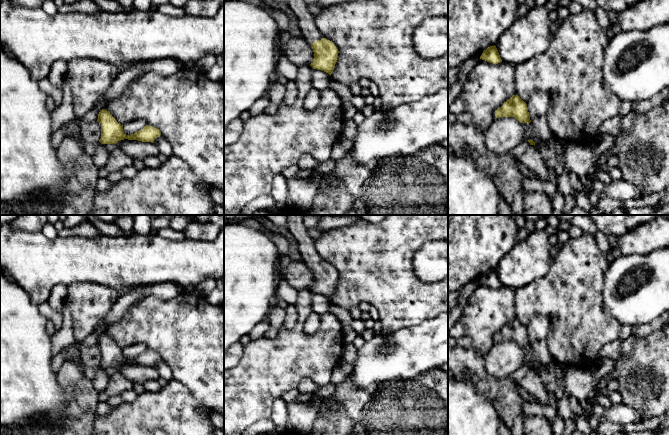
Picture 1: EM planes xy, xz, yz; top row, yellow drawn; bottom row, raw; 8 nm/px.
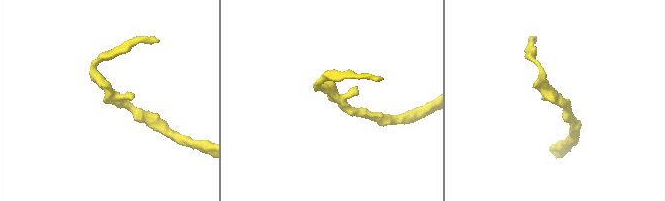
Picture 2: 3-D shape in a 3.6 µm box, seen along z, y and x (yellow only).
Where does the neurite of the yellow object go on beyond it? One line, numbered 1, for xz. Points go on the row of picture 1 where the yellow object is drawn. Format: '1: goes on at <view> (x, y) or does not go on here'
1: goes on at xz (306, 25)

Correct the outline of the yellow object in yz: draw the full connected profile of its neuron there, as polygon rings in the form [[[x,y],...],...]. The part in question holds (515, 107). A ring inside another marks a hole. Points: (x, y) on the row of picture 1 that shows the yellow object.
[[[516,94],[495,111],[495,117],[514,117],[521,123],[530,123],[527,104]]]

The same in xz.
[[[288,0],[288,5],[298,18],[302,37],[312,46],[314,59],[310,66],[331,75],[338,58],[337,47],[319,34],[313,22],[313,14],[308,10],[304,0]]]

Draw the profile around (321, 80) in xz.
[[[313,69],[312,86],[314,89],[318,89],[319,91],[329,89],[332,80],[330,74],[321,70]]]

